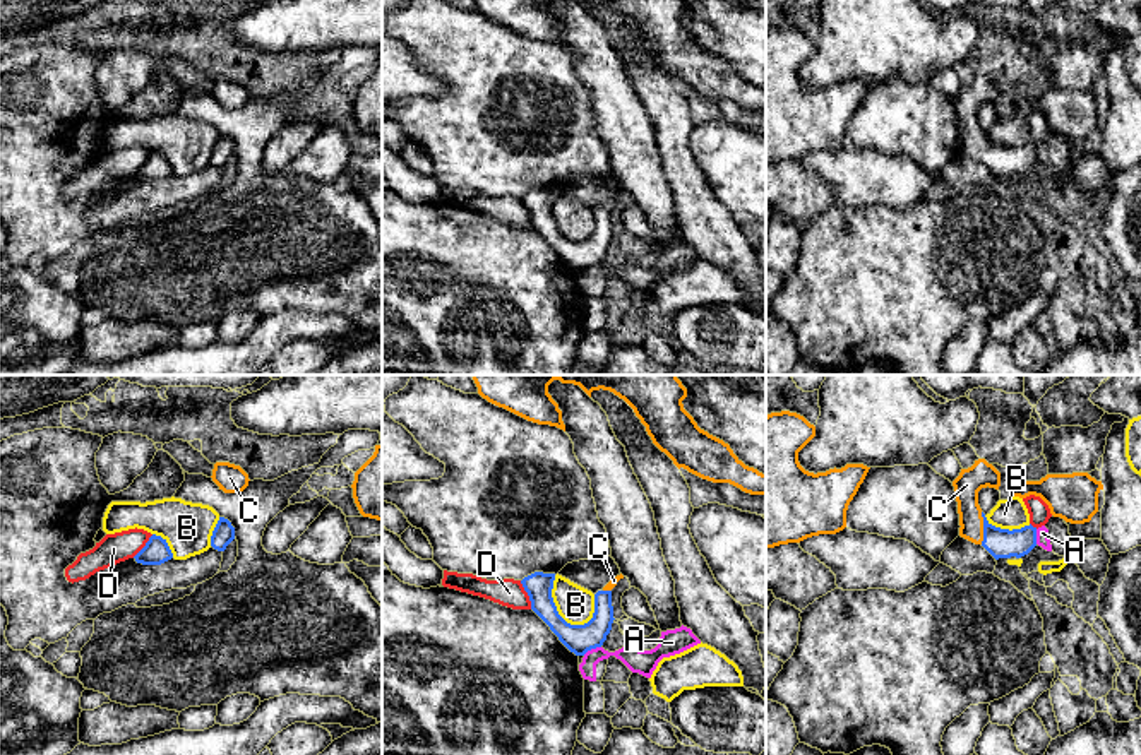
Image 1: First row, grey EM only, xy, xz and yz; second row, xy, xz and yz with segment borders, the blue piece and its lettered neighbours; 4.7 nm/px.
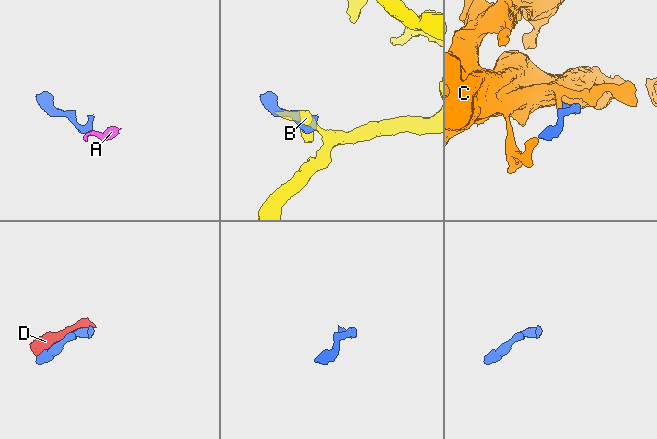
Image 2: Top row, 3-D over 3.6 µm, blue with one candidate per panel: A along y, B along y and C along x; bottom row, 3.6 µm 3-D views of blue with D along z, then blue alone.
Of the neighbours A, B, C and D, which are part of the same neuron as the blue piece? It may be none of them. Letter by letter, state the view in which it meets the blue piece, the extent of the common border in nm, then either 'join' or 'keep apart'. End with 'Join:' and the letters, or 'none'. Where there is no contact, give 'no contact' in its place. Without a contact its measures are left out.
A: xz | 100 nm | keep apart
B: xz | 280 nm | keep apart
C: yz | 150 nm | join
D: xz | 150 nm | keep apart
Join: C

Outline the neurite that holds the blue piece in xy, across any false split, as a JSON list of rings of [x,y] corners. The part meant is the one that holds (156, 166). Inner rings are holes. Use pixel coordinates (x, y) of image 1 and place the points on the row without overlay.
[[[152,151],[146,163],[134,173],[142,181],[161,181],[173,175],[173,169],[161,152]]]

